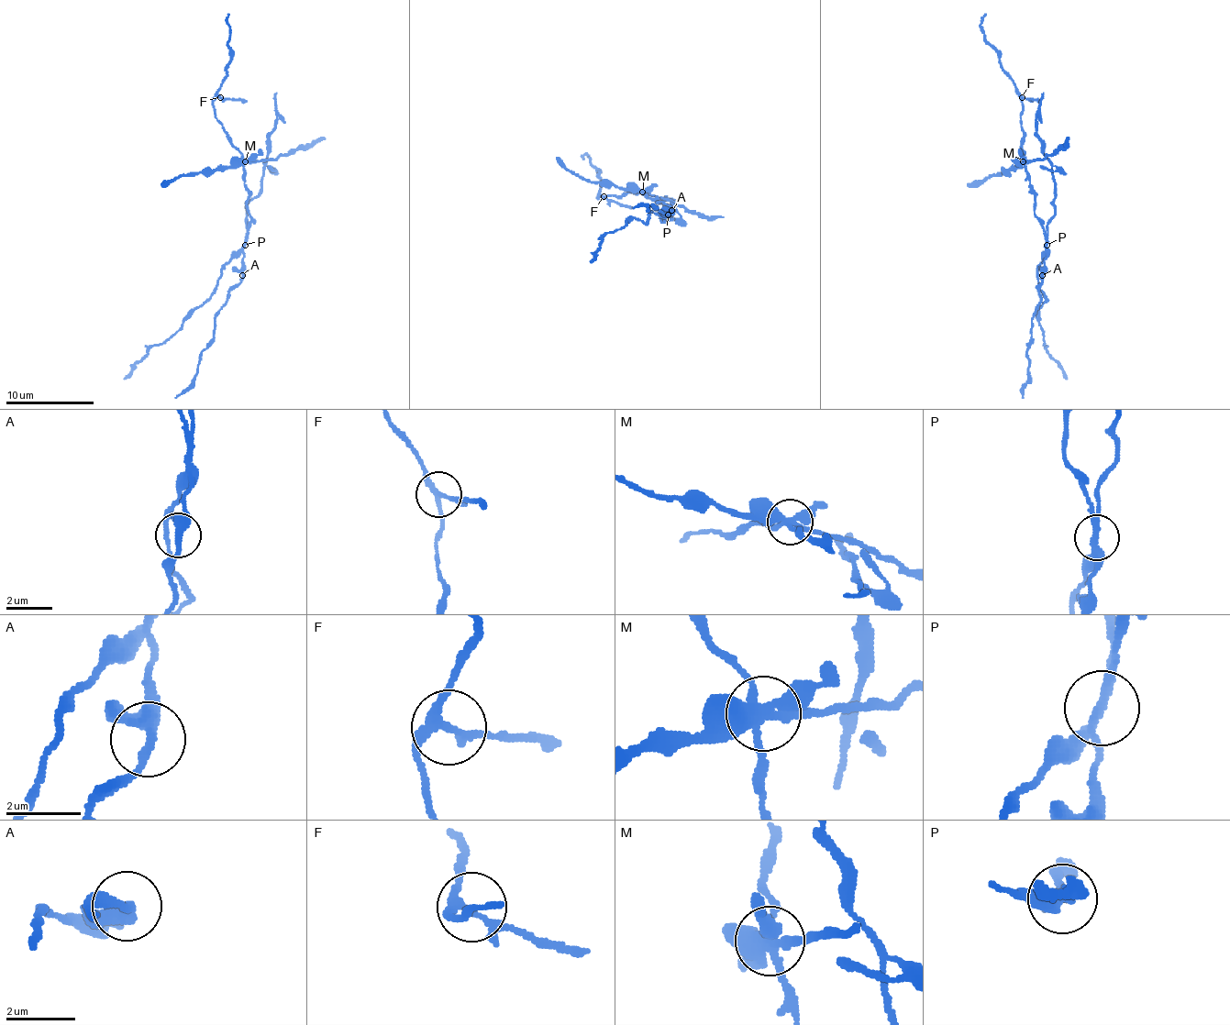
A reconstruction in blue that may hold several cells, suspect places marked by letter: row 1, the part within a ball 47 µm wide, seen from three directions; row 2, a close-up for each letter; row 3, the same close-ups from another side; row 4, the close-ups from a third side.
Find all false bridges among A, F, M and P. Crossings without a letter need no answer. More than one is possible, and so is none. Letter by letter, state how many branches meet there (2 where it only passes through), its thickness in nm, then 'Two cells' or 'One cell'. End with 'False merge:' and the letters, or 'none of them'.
A: Branches: 3. Thickness 280 nm. One cell
F: Branches: 4. Thickness 190 nm. One cell
M: Branches: 5. Thickness 360 nm. Two cells
P: Branches: 3. Thickness 200 nm. Two cells
False merge: M, P

